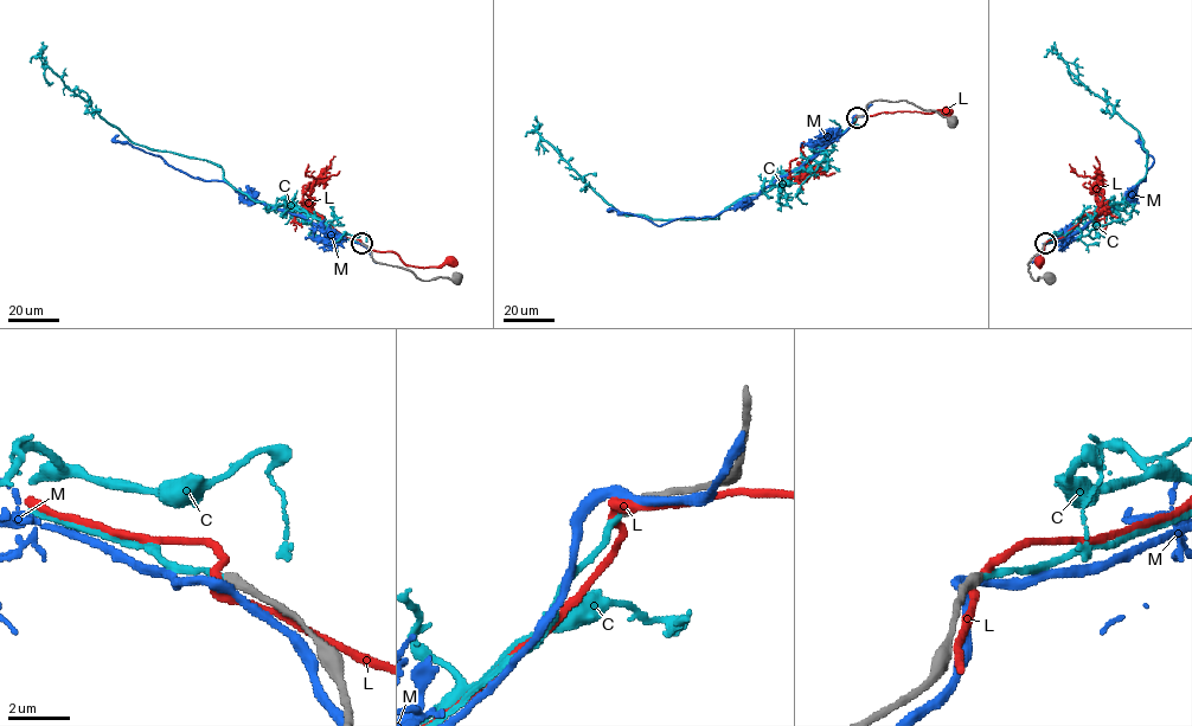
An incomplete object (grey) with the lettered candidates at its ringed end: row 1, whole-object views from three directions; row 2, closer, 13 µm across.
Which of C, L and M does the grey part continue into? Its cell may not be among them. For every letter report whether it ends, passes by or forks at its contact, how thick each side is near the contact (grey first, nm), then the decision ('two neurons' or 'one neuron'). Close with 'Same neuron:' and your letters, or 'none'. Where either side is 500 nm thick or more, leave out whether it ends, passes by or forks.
C: it ends; calibres 340 and 220 nm; one neuron
L: it passes by; calibres 360 and 320 nm; two neurons
M: it passes by; calibres 400 and 280 nm; two neurons
Same neuron: C

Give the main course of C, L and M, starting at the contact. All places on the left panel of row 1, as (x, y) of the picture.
C: (360, 243), (293, 206), (255, 201), (216, 165), (132, 142), (64, 83), (43, 51), (40, 57)
L: (361, 244), (376, 251), (393, 251), (411, 265), (439, 267), (450, 262)
M: (361, 244), (328, 235), (298, 214), (267, 207), (226, 182), (191, 177), (151, 153), (116, 141), (119, 135)

